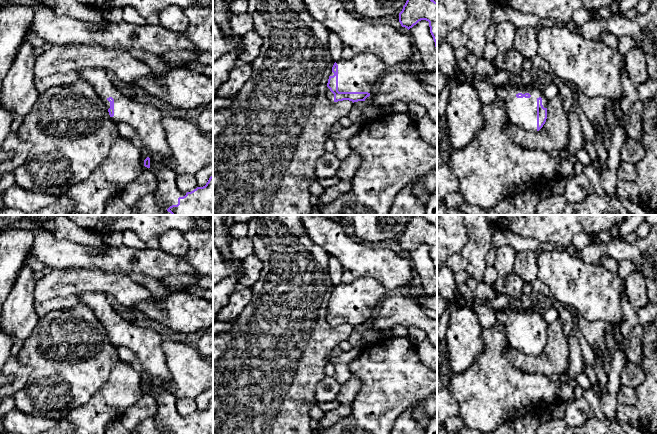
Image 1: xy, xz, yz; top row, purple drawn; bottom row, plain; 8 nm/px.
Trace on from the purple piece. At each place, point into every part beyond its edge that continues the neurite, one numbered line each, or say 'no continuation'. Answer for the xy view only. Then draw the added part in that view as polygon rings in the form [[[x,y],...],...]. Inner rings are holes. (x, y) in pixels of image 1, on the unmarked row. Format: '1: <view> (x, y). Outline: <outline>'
1: xy (146, 343). Outline: [[[85,292],[77,295],[80,301],[87,305],[110,332],[109,321],[114,323],[114,340],[111,344],[116,348],[126,347],[132,351],[138,365],[141,367],[143,384],[150,382],[150,393],[157,400],[158,411],[155,414],[155,424],[159,430],[166,434],[178,428],[178,422],[183,421],[177,410],[177,397],[166,388],[169,373],[166,367],[166,357],[162,350],[162,338],[153,328],[140,327],[126,321],[111,305],[104,293]]]

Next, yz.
1: yz (522, 336). Outline: [[[540,300],[533,301],[531,309],[523,309],[517,304],[496,311],[496,320],[505,330],[507,345],[525,354],[537,355],[537,323],[541,321],[543,331],[548,331],[548,323],[540,313],[541,307]]]

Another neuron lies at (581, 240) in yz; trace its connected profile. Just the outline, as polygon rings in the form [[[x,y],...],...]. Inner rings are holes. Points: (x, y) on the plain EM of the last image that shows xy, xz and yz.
[[[578,233],[572,239],[572,245],[578,250],[582,250],[592,242],[591,236],[586,233]]]

